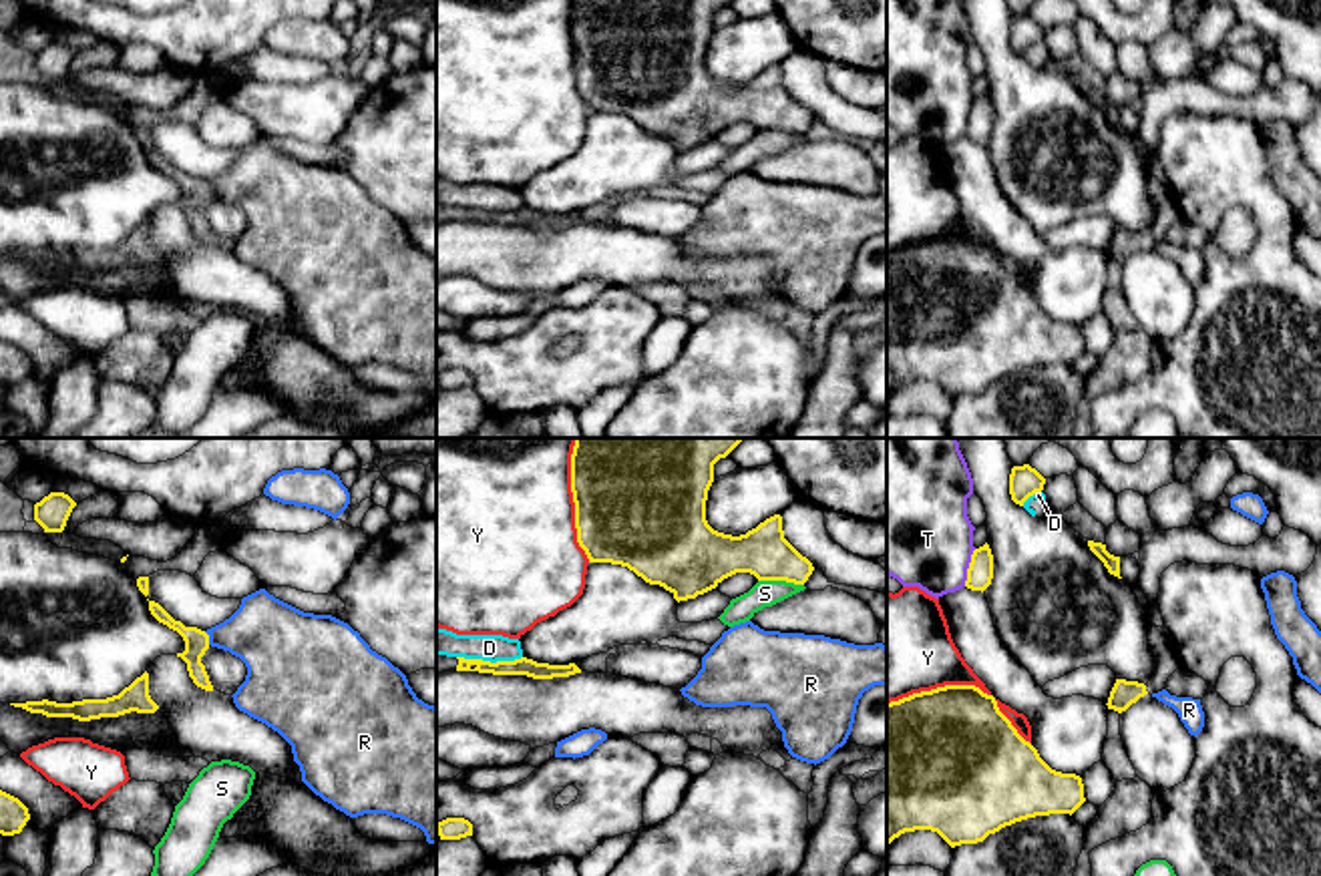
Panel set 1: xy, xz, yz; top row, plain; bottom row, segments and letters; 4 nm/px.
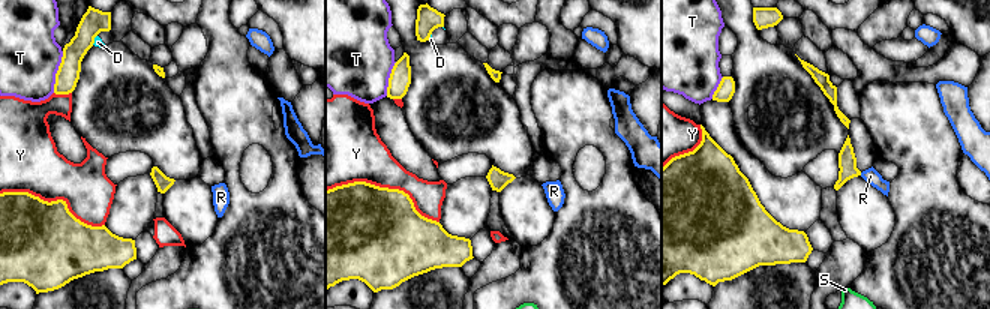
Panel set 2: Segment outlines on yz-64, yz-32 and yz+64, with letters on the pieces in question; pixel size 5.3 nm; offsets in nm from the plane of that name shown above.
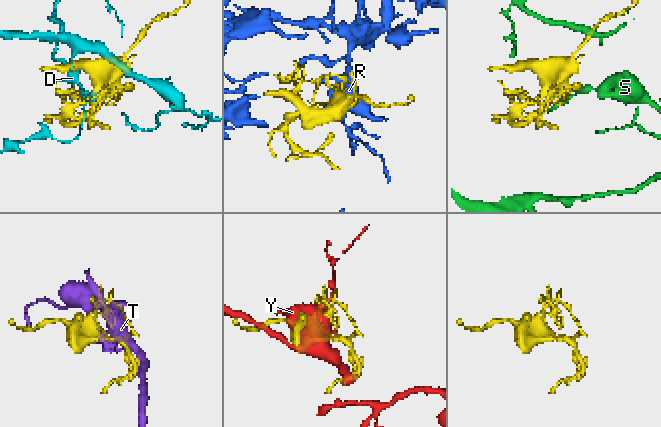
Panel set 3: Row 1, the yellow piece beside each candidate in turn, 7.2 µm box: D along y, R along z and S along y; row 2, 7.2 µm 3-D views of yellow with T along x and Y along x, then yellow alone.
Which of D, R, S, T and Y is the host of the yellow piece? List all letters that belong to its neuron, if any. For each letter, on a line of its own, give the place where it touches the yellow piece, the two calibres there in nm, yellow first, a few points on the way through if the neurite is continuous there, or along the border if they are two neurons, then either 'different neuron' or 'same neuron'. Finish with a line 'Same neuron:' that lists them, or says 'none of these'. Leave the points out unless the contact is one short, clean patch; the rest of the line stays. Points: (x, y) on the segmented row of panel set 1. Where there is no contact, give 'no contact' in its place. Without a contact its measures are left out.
D: xz (489, 662) | 70/110 nm | different neuron
R: xy (208, 637) | 100/300 nm | same neuron
S: xz (781, 579) | 200/110 nm | along xz (759, 579), (785, 579), (803, 585) | different neuron
T: yz (970, 567) | 110/420 nm | different neuron
Y: xz (574, 501) | 500/500 nm | different neuron
Same neuron: R

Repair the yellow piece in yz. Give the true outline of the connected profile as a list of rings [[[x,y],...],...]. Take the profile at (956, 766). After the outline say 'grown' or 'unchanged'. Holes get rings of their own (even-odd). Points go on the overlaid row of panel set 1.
[[[945,685],[887,703],[887,846],[915,830],[937,832],[951,848],[977,844],[1027,818],[1072,816],[1084,802],[1082,778],[1052,770],[979,687]]]; unchanged

